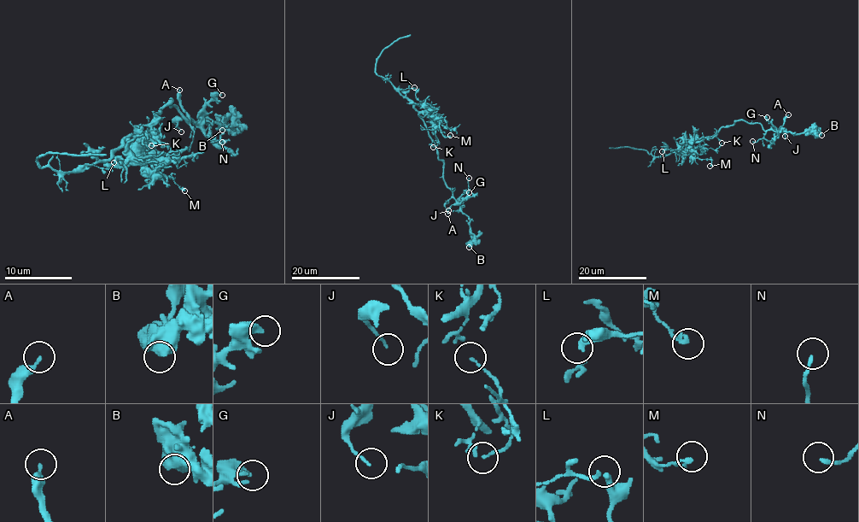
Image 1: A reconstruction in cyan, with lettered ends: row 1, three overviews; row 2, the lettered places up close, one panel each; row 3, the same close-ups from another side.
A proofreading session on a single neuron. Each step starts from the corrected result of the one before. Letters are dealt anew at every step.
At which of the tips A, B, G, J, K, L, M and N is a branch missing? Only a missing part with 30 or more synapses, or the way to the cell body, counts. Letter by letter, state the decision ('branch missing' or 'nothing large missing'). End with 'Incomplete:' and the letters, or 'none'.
A: nothing large missing
B: nothing large missing
G: nothing large missing
J: nothing large missing
K: nothing large missing
L: nothing large missing
M: nothing large missing
N: nothing large missing
Incomplete: none

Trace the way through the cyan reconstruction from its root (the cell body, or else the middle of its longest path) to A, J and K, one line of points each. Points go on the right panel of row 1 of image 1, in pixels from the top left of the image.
A: (703, 137), (711, 137), (722, 127), (741, 120), (759, 123), (765, 130), (777, 131), (788, 114)
J: (703, 137), (711, 137), (722, 127), (741, 120), (759, 123), (765, 130), (779, 129), (785, 136)
K: (703, 137), (692, 137), (687, 144), (692, 149), (715, 149), (721, 143)

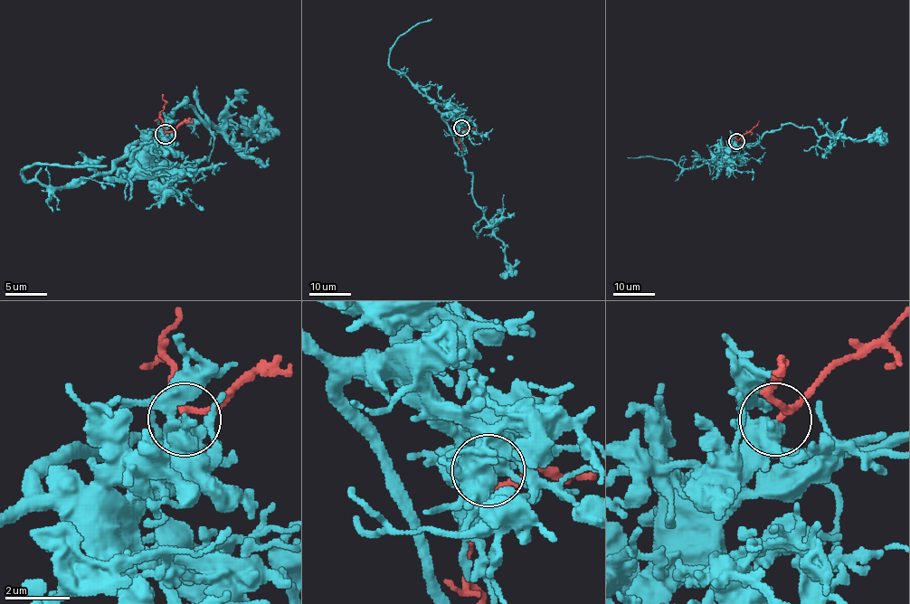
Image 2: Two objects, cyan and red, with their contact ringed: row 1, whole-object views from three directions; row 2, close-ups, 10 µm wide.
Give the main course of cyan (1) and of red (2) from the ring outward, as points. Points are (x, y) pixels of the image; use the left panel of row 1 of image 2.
1: (165, 134), (149, 155), (128, 148), (151, 140), (186, 99), (186, 107), (205, 124), (259, 132), (249, 136)
2: (165, 134), (159, 117), (165, 103), (162, 95)

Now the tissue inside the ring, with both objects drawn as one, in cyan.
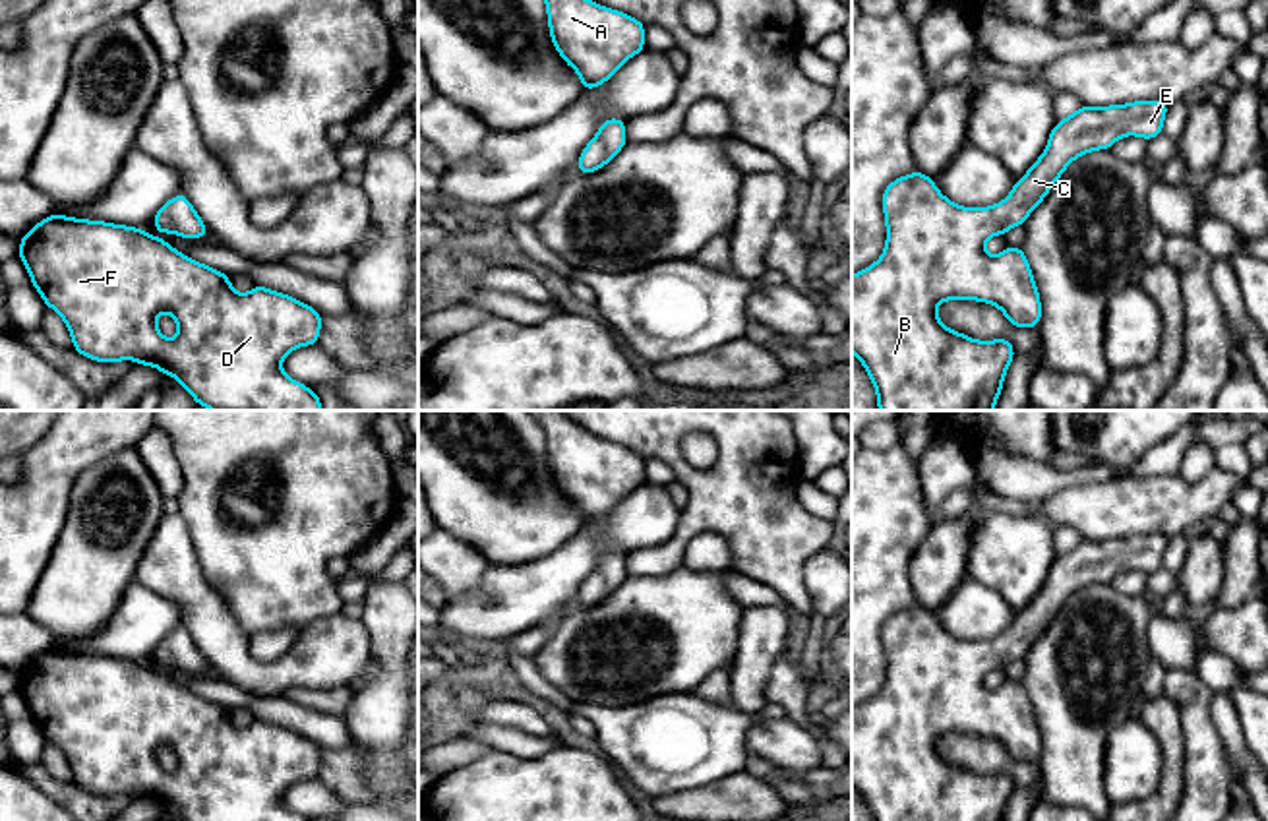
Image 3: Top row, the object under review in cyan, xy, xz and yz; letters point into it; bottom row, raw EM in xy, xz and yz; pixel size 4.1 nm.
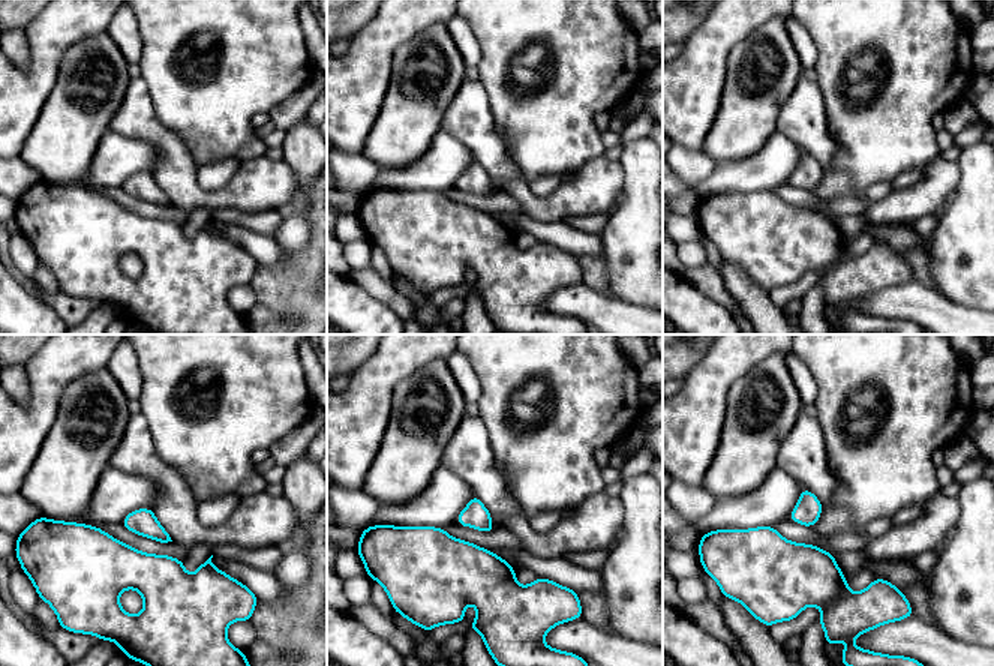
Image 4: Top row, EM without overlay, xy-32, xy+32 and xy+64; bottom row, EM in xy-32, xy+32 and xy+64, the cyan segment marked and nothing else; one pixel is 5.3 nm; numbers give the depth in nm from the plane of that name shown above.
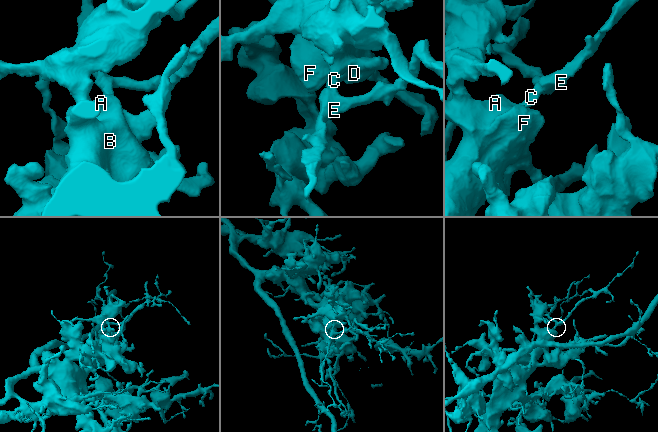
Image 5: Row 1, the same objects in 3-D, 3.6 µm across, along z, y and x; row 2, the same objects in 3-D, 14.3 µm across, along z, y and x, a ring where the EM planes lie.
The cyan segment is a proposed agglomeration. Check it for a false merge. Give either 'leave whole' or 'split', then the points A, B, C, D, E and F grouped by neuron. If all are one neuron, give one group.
leave whole | A B C D E F

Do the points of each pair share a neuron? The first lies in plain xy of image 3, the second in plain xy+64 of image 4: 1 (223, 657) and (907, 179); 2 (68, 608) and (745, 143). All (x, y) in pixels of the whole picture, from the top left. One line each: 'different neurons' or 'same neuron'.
1: different neurons
2: same neuron

